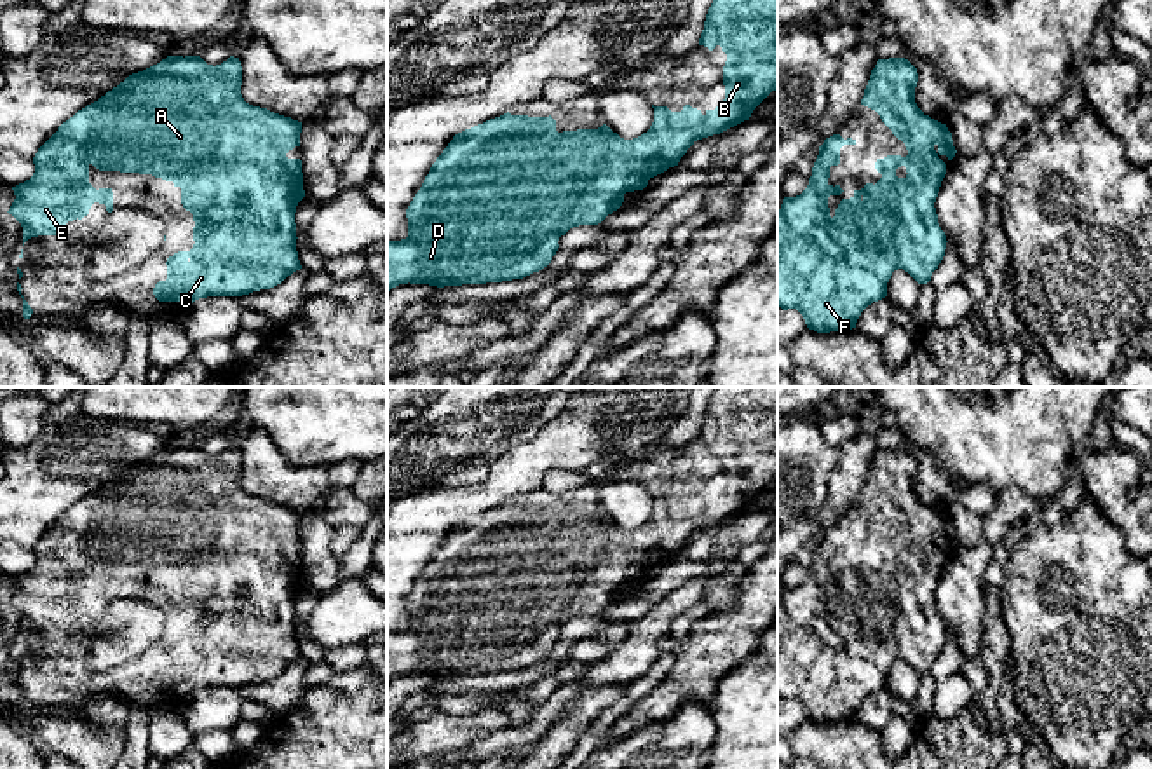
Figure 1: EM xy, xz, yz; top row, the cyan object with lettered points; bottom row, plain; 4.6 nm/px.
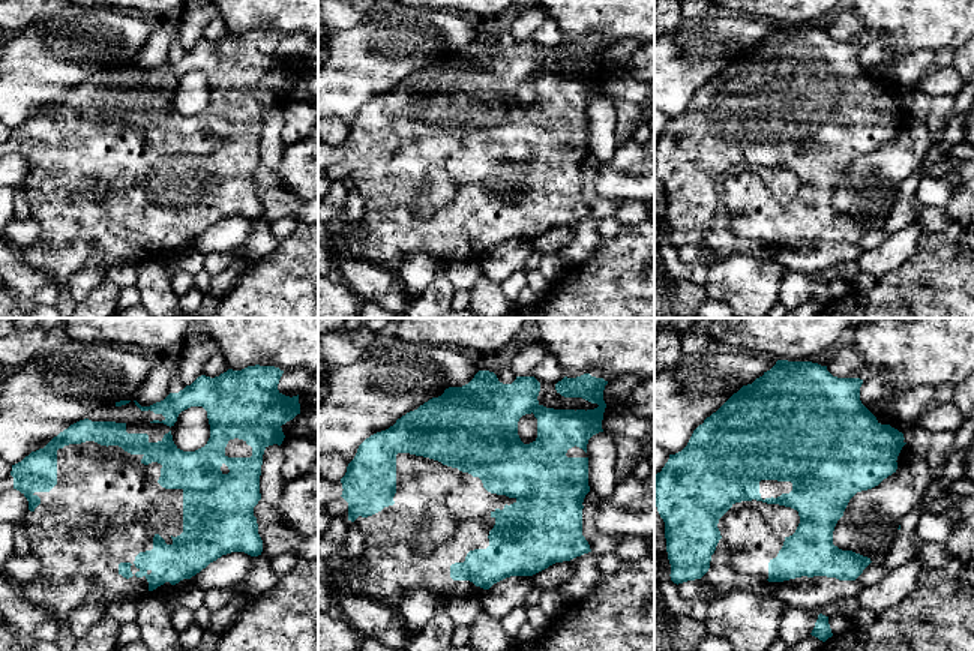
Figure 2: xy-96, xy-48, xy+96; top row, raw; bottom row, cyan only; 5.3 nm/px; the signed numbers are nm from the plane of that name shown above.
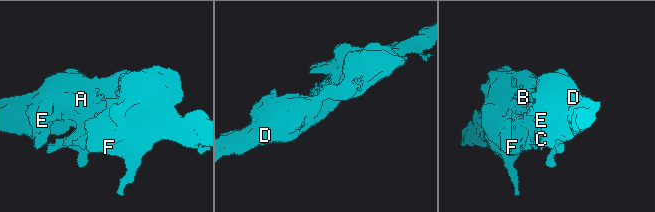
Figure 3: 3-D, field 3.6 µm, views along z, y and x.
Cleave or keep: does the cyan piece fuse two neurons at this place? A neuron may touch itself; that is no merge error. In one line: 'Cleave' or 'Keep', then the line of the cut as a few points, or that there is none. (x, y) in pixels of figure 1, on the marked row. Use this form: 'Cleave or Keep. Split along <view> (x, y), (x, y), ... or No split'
Keep. No split

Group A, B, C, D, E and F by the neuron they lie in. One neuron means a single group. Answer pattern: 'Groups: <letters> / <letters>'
Groups: A B C D E F

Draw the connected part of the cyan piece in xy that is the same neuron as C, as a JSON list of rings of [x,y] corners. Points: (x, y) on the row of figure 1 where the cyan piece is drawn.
[[[167,56],[160,63],[129,75],[98,101],[78,110],[38,148],[35,173],[12,187],[14,202],[7,211],[23,227],[23,246],[38,235],[64,235],[66,223],[89,214],[94,202],[113,211],[112,188],[96,190],[89,183],[89,166],[99,171],[139,173],[173,181],[181,188],[181,204],[193,214],[193,248],[167,258],[167,279],[159,281],[153,295],[159,302],[193,303],[207,296],[242,296],[281,284],[300,270],[295,213],[305,197],[300,159],[286,153],[300,146],[302,122],[253,106],[241,94],[242,66],[230,56],[221,65],[207,65],[200,56]]]

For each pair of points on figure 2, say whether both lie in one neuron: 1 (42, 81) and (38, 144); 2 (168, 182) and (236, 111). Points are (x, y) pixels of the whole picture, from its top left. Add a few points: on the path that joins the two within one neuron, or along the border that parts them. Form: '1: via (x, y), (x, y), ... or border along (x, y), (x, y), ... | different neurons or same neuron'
1: border along (69, 90), (15, 128) | different neurons
2: via (186, 164), (221, 129) | same neuron

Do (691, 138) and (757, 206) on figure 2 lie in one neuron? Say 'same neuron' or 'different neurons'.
same neuron

